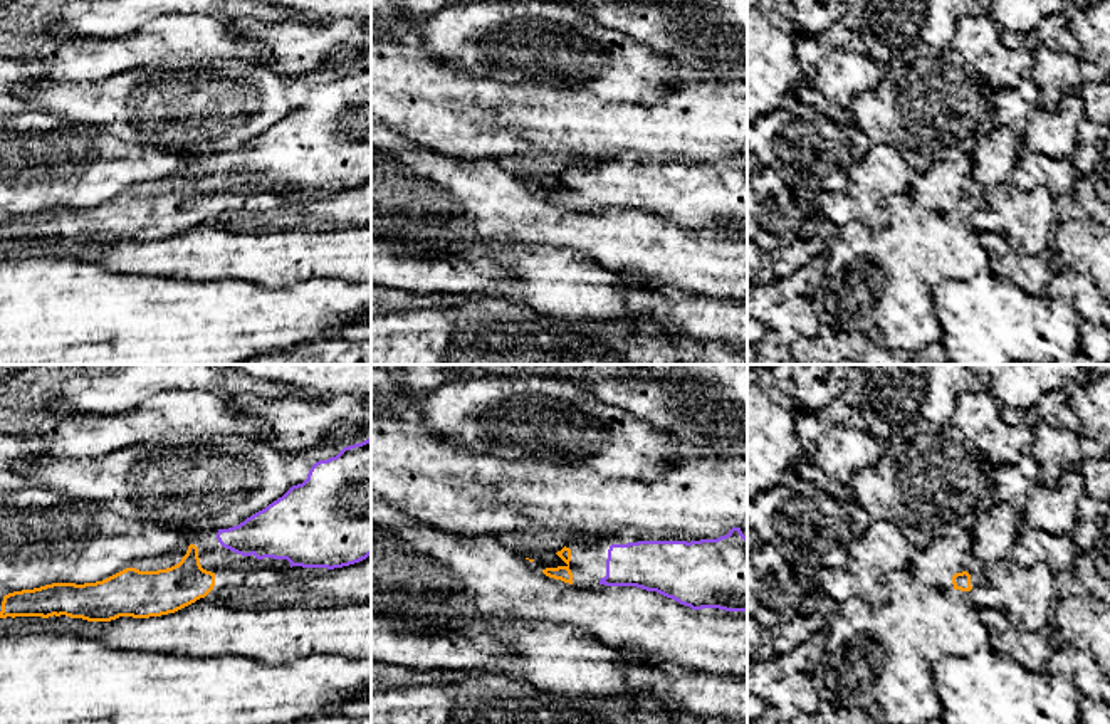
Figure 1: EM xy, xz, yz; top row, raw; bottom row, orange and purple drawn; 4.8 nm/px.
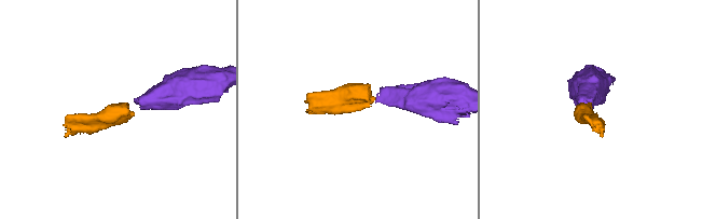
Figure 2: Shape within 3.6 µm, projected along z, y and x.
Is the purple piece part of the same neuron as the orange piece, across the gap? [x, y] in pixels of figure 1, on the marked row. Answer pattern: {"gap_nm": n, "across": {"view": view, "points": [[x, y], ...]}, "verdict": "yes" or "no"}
{"gap_nm": 110, "across": {"view": "xy", "points": [[197, 548], [217, 538]]}, "verdict": "yes"}

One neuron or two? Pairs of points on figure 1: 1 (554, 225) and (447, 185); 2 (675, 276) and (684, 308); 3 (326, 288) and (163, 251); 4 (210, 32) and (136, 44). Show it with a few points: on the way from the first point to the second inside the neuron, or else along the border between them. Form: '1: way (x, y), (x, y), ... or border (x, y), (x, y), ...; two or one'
1: way (528, 219), (496, 207), (484, 199), (474, 199); one
2: border (657, 286), (717, 298); two
3: border (298, 281), (291, 286), (259, 288); two
4: way (192, 36), (162, 37), (155, 42); one

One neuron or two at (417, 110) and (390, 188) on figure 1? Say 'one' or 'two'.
two

